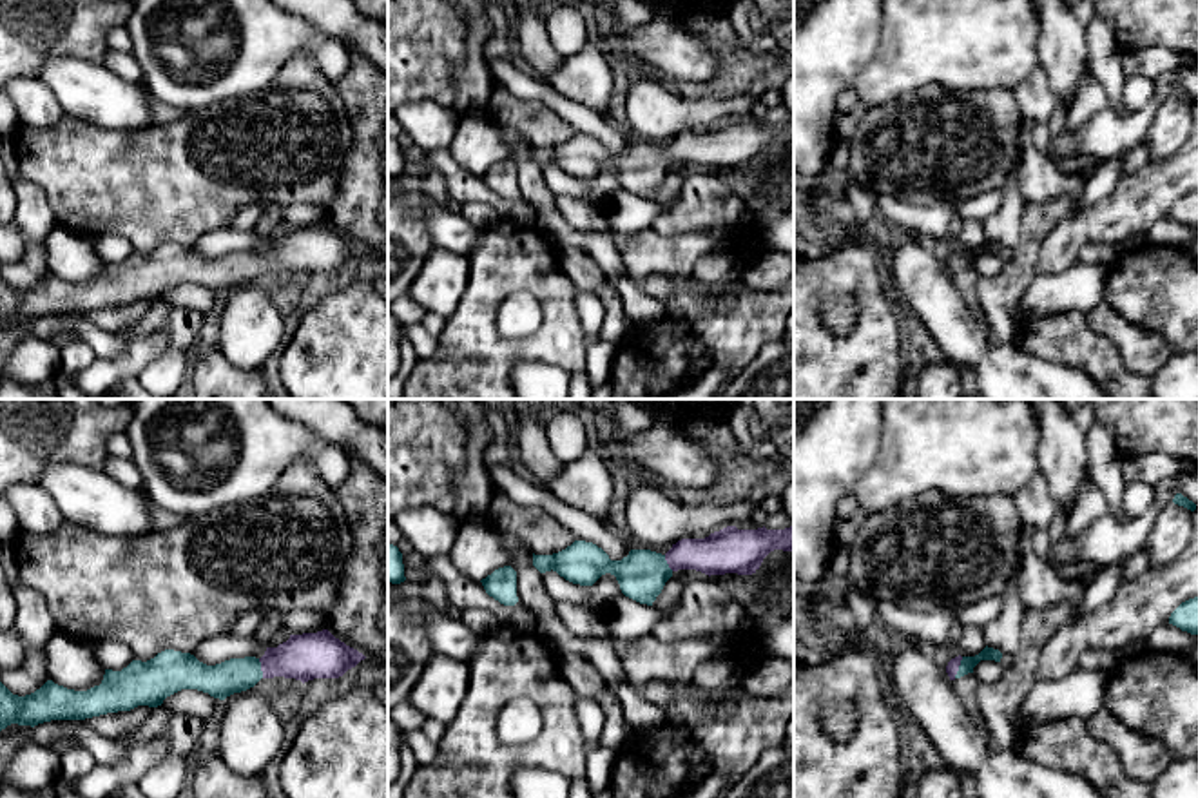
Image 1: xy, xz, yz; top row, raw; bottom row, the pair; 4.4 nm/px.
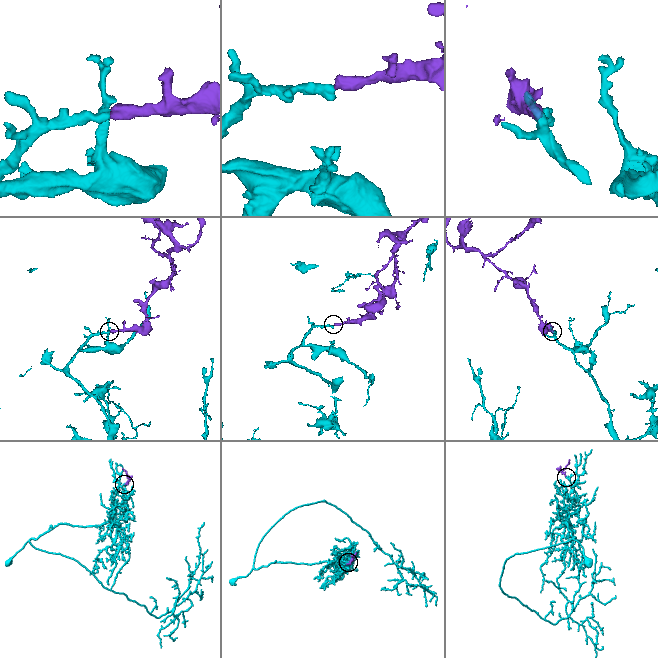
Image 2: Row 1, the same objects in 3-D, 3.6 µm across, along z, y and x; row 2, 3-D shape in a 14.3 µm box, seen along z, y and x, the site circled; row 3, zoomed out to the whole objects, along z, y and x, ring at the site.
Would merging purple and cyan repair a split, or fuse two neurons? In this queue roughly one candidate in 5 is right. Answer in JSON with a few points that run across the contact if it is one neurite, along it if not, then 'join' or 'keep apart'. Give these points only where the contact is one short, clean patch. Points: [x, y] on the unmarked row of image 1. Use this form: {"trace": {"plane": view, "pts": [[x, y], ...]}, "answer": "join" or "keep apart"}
{"trace": {"plane": "yz", "pts": [[952, 262], [957, 262], [966, 260]]}, "answer": "join"}

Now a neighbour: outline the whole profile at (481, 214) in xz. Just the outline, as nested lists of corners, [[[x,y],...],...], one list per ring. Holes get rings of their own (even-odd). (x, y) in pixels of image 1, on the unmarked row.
[[[482,201],[460,203],[460,216],[480,230],[489,229],[500,221],[498,212],[491,205]]]

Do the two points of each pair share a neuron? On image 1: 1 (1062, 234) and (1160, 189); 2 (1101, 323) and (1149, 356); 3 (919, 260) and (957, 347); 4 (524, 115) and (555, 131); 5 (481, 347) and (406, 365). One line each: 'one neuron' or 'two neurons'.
1: one neuron
2: one neuron
3: one neuron
4: one neuron
5: two neurons

